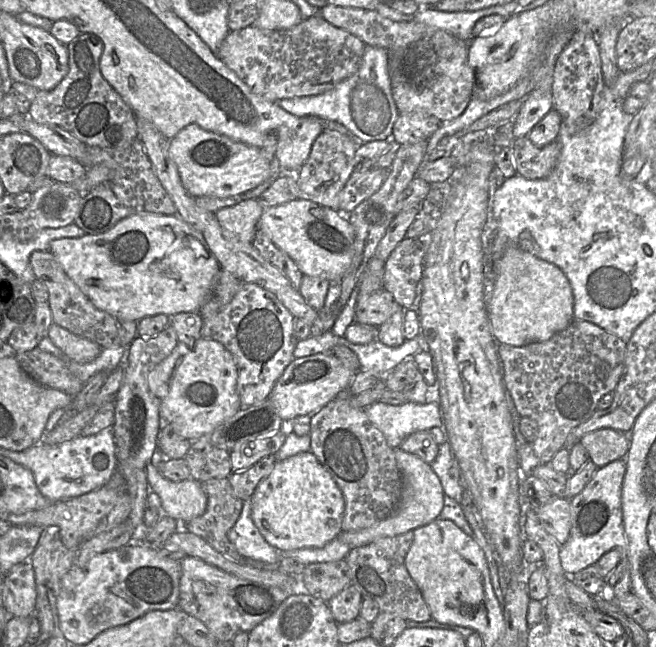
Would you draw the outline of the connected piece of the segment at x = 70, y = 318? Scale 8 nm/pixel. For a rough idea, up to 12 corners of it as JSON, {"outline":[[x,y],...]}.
{"outline":[[49,251],[30,256],[52,323],[101,348],[128,347],[137,322],[97,309]]}

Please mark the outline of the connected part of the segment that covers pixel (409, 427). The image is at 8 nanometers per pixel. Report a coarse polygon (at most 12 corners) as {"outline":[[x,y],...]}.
{"outline":[[434,396],[422,404],[377,401],[364,412],[393,449],[440,427]]}

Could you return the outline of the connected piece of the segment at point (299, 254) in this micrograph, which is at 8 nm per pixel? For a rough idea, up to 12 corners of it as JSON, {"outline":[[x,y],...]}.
{"outline":[[297,198],[263,209],[257,229],[303,275],[339,283],[354,228]]}

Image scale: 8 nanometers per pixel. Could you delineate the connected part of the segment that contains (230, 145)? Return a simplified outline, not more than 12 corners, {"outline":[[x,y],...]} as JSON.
{"outline":[[189,125],[170,140],[185,190],[226,198],[271,179],[261,148]]}

